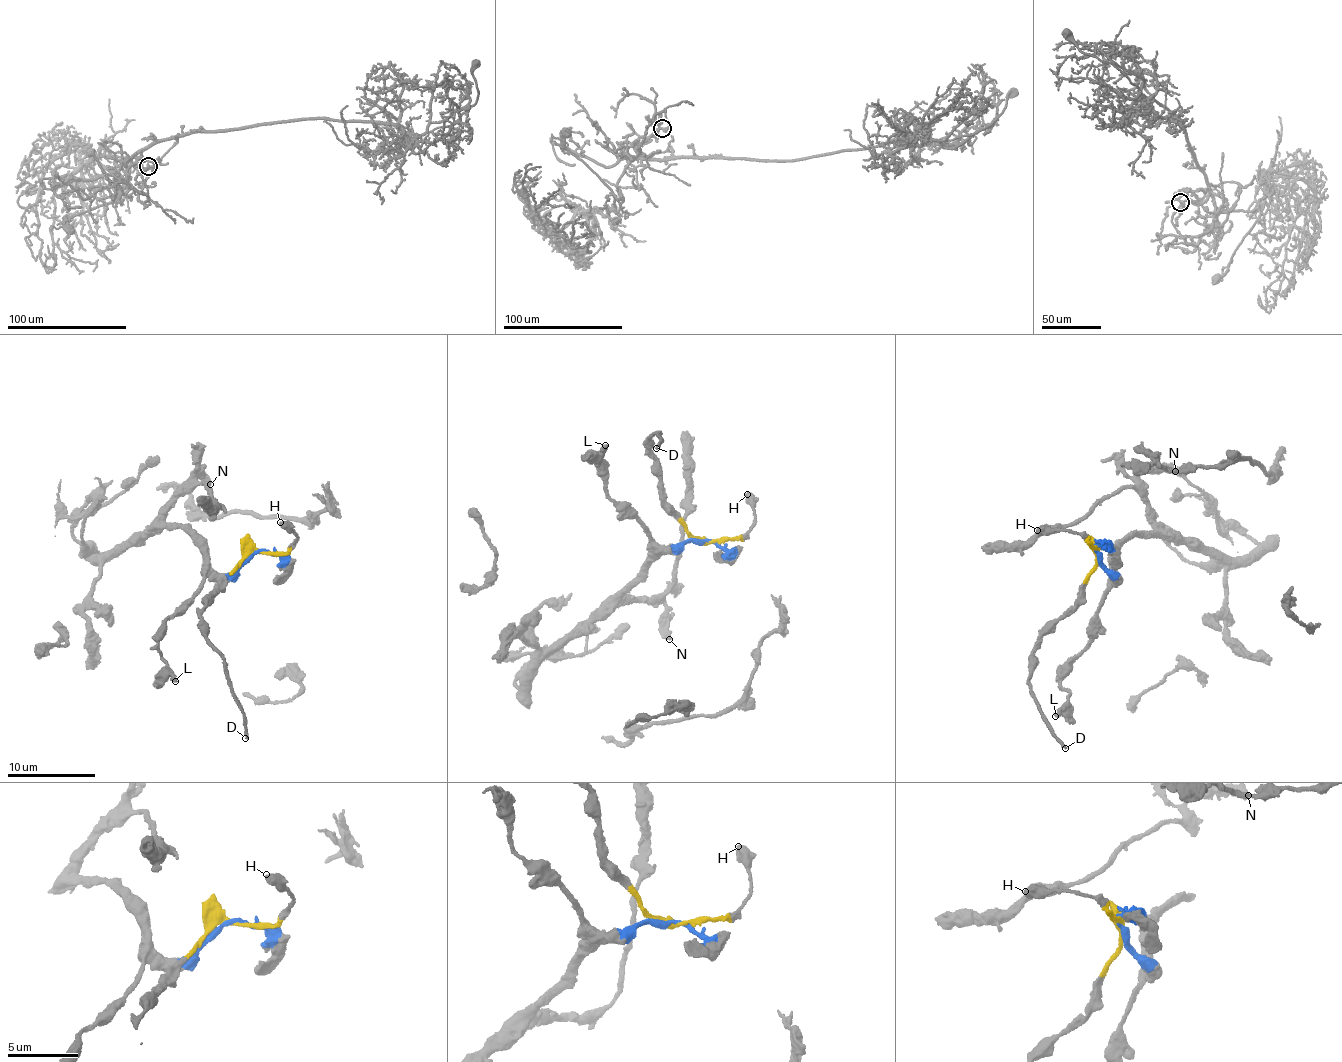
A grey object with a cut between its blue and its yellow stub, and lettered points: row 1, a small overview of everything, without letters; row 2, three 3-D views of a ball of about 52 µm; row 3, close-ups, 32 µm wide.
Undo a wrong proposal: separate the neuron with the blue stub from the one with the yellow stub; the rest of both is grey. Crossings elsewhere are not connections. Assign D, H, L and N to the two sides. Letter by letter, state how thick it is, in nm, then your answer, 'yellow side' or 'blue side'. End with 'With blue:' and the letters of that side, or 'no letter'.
D: calibre 260 nm; yellow side
H: calibre 600 nm; yellow side
L: calibre 420 nm; blue side
N: calibre 440 nm; blue side
With blue: L, N

